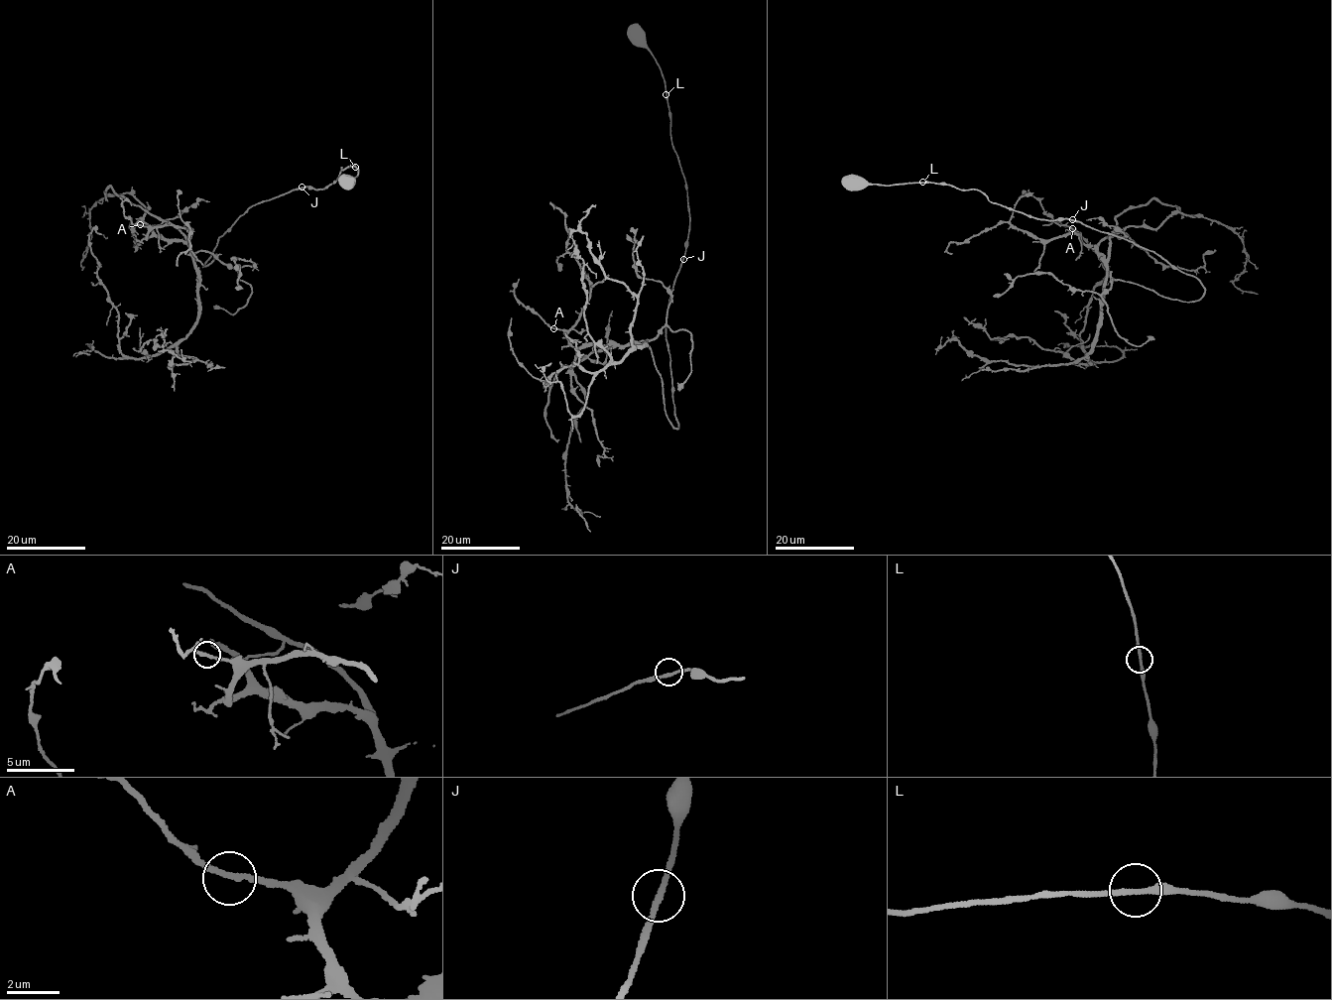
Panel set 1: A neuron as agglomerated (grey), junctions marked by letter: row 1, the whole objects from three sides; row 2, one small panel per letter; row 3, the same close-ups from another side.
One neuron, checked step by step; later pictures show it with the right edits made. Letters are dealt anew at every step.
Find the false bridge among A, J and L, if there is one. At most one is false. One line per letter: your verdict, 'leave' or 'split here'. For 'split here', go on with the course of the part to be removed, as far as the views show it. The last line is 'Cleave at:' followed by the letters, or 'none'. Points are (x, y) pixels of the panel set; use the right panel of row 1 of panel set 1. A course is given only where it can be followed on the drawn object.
A: leave
J: leave
L: leave
Cleave at: none

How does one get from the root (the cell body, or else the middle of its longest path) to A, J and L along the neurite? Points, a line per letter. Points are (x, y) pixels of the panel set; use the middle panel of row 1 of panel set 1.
A: (637, 36), (665, 83), (687, 193), (687, 247), (666, 326), (678, 429), (645, 342), (574, 347), (553, 328)
J: (637, 36), (637, 41), (653, 56), (664, 78), (670, 118), (671, 144), (686, 189), (689, 228), (683, 259)
L: (637, 36), (637, 41), (647, 49), (660, 69), (666, 94)

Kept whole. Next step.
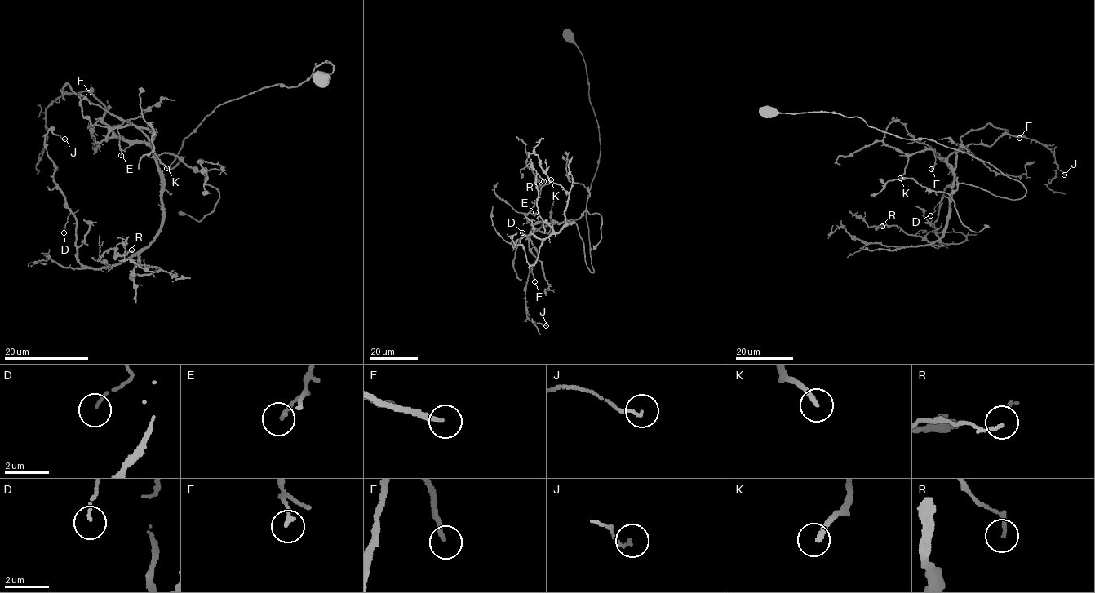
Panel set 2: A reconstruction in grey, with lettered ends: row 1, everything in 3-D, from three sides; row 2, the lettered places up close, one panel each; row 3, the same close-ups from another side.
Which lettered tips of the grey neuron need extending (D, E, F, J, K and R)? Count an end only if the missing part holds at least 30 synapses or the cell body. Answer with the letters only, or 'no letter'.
F

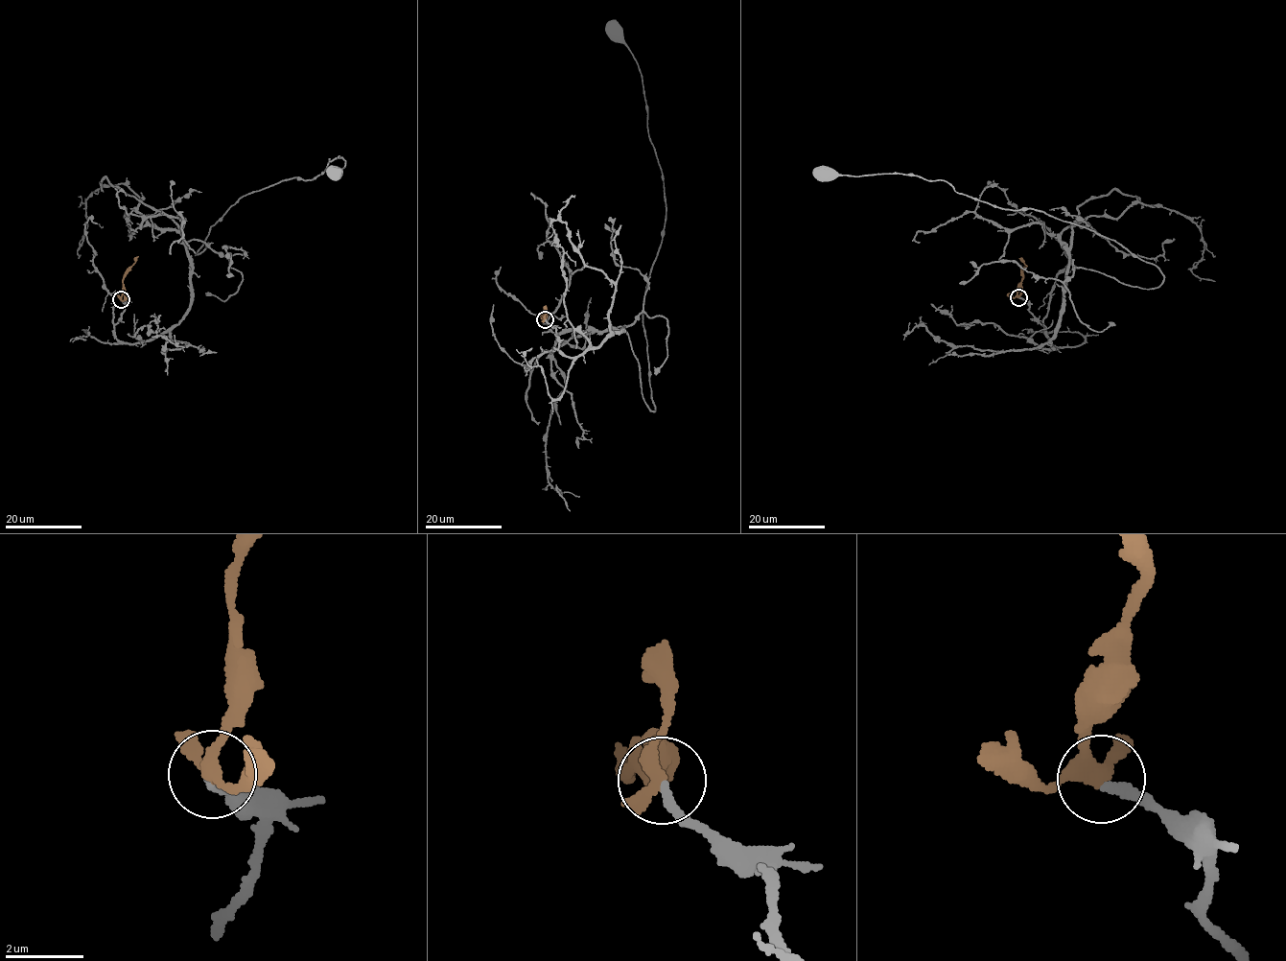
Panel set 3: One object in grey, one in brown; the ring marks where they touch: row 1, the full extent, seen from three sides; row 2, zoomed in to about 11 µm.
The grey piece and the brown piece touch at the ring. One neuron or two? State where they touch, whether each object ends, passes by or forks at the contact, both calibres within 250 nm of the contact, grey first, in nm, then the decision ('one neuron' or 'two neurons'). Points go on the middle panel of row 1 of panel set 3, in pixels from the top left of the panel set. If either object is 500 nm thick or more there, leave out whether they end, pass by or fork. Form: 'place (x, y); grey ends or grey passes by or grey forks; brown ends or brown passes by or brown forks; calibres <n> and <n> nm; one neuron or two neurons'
place (545, 319); grey ends; brown forks; calibres 200 and 280 nm; one neuron

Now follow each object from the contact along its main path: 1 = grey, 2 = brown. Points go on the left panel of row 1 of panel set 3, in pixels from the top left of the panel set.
1: (121, 300), (119, 340), (166, 333), (188, 308), (186, 244), (206, 246), (243, 196), (346, 161), (335, 173)
2: (121, 299), (123, 275), (137, 256)

